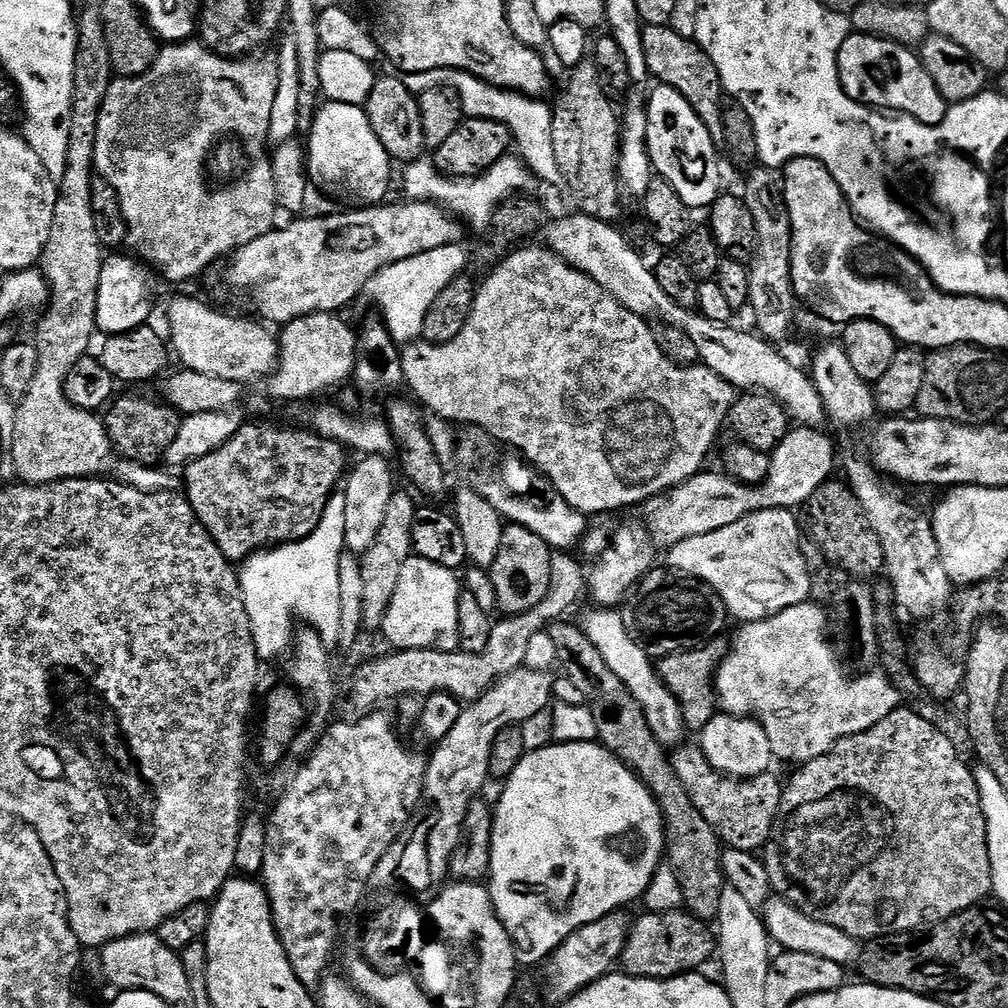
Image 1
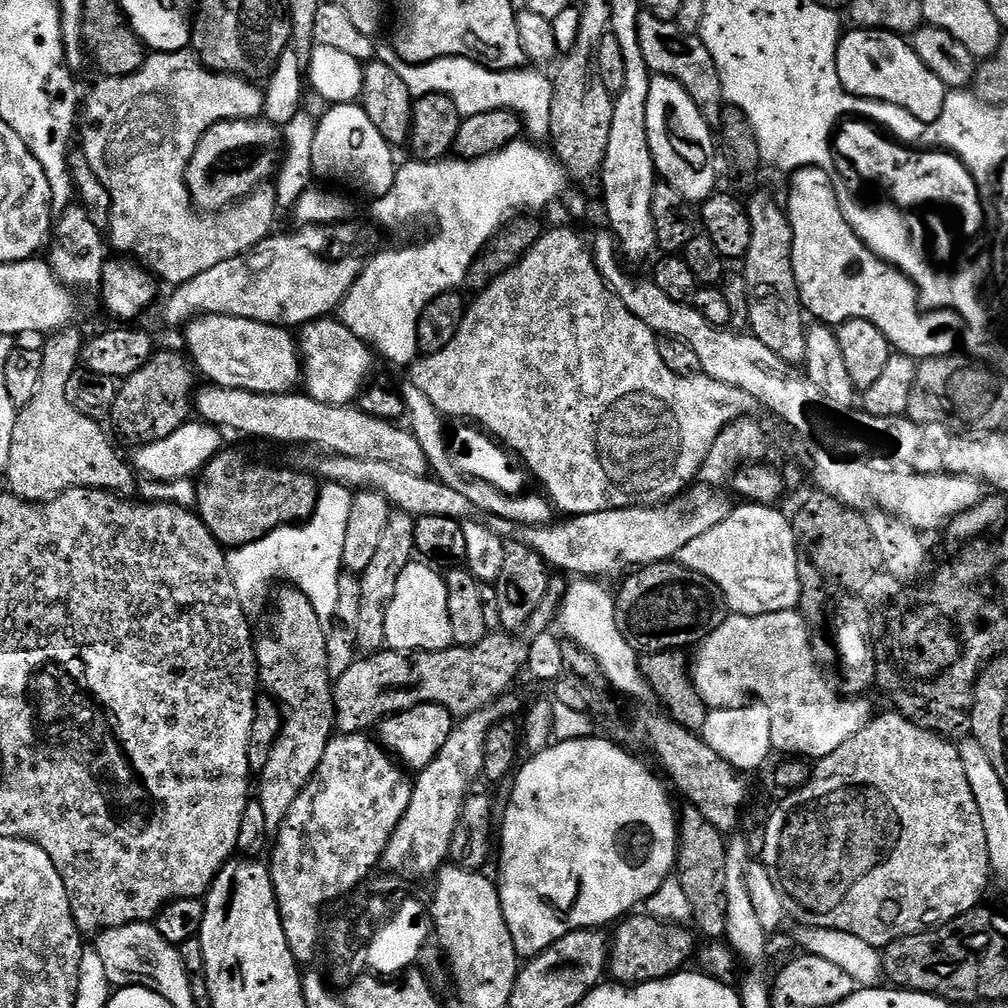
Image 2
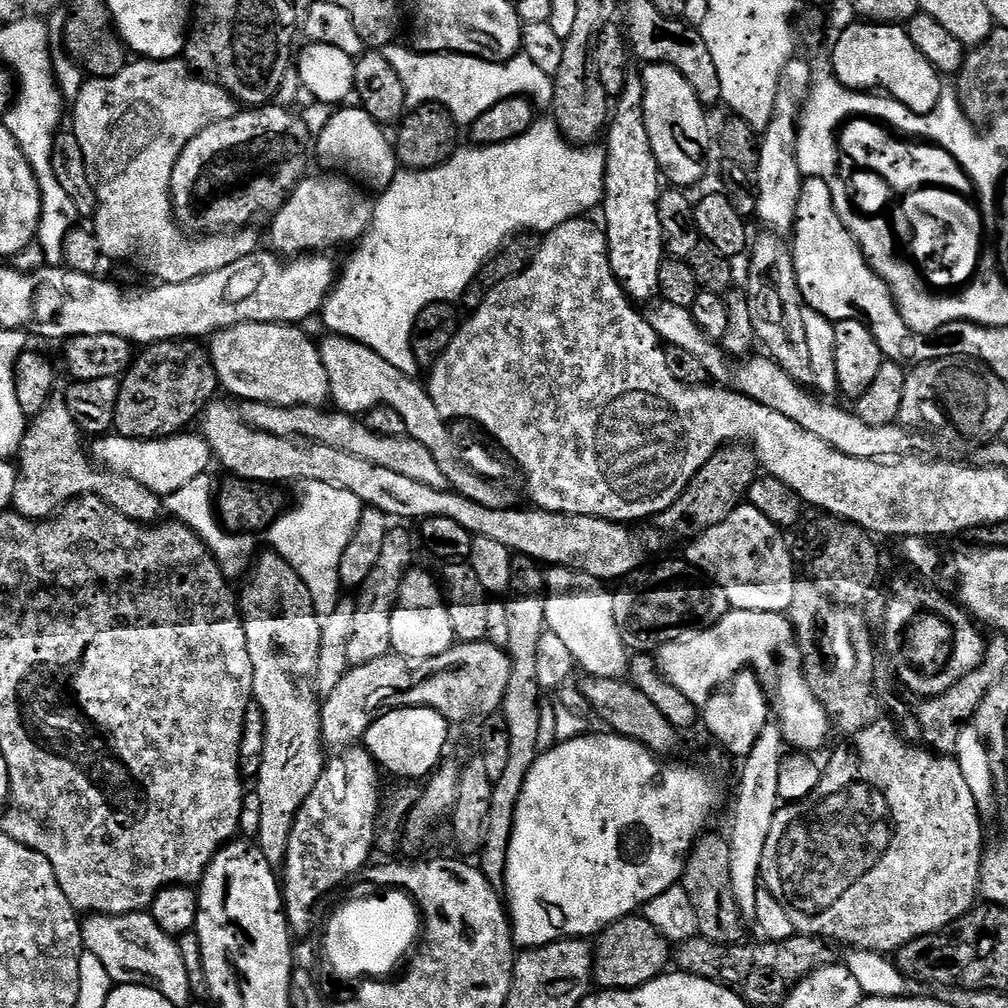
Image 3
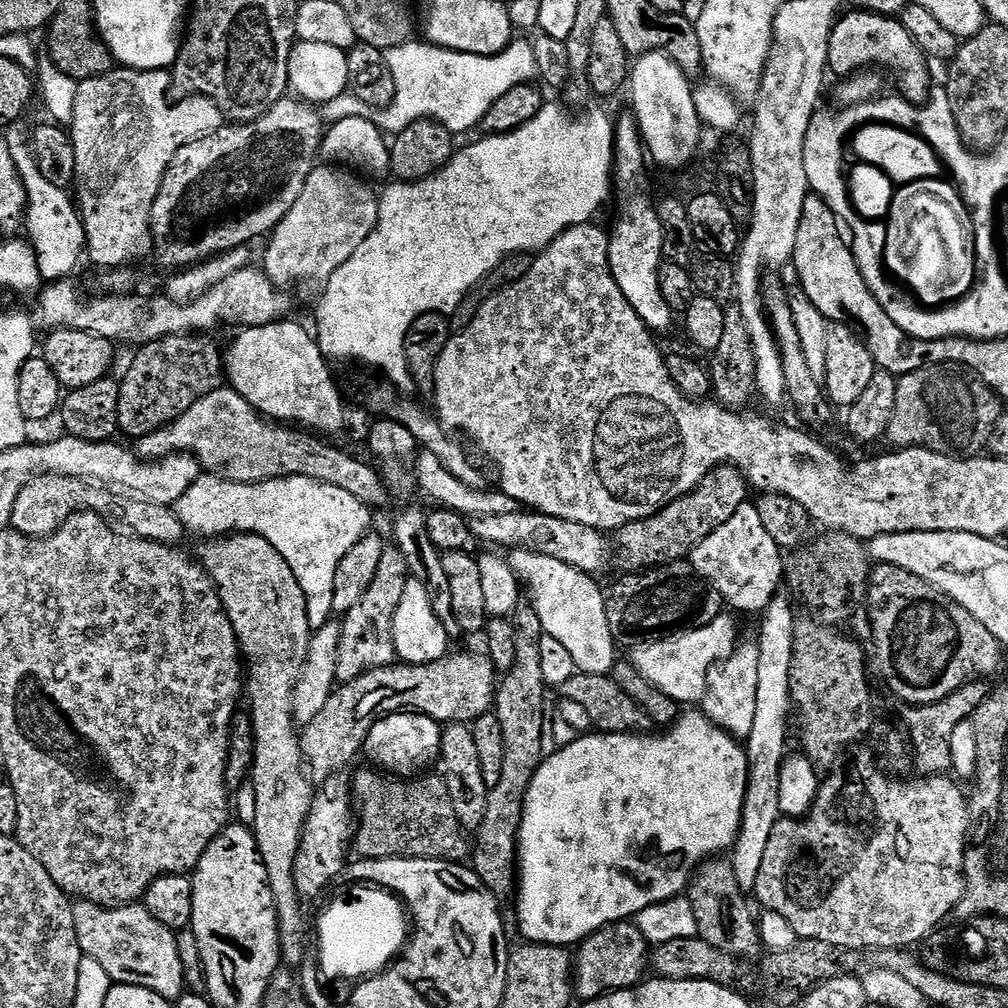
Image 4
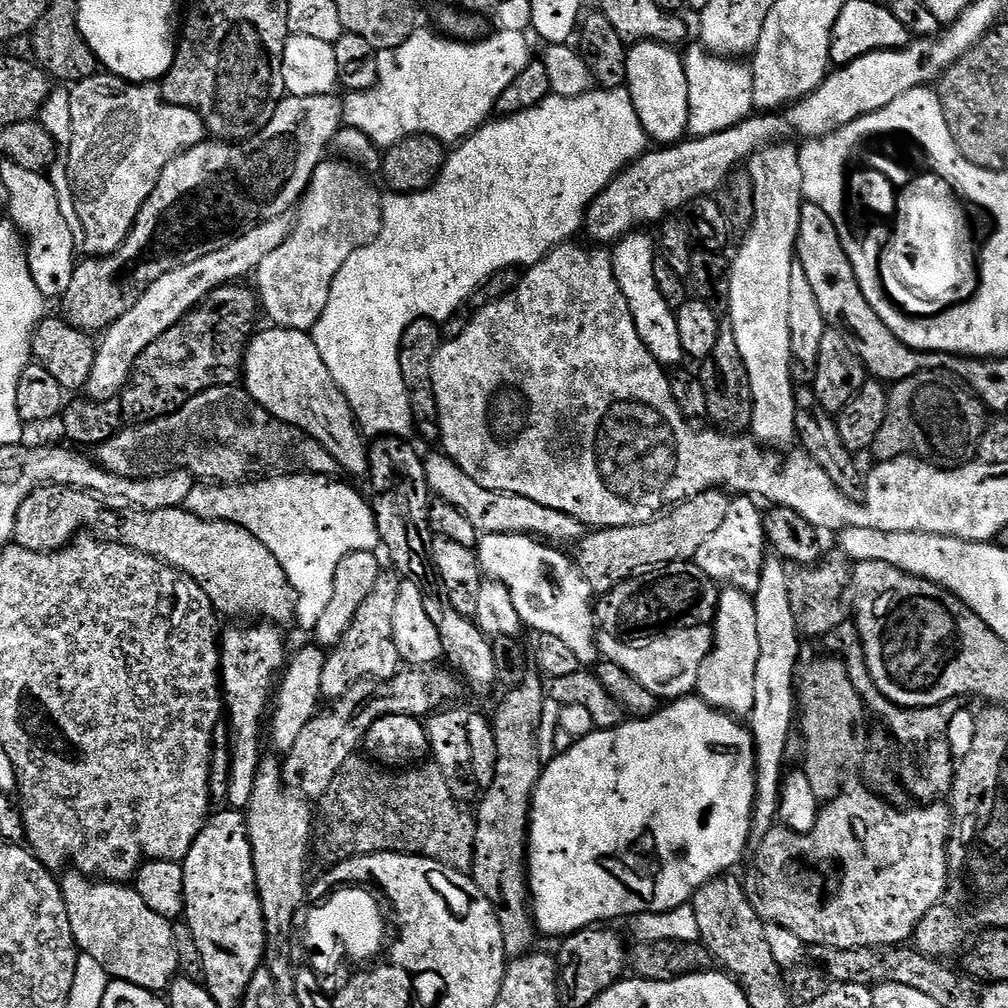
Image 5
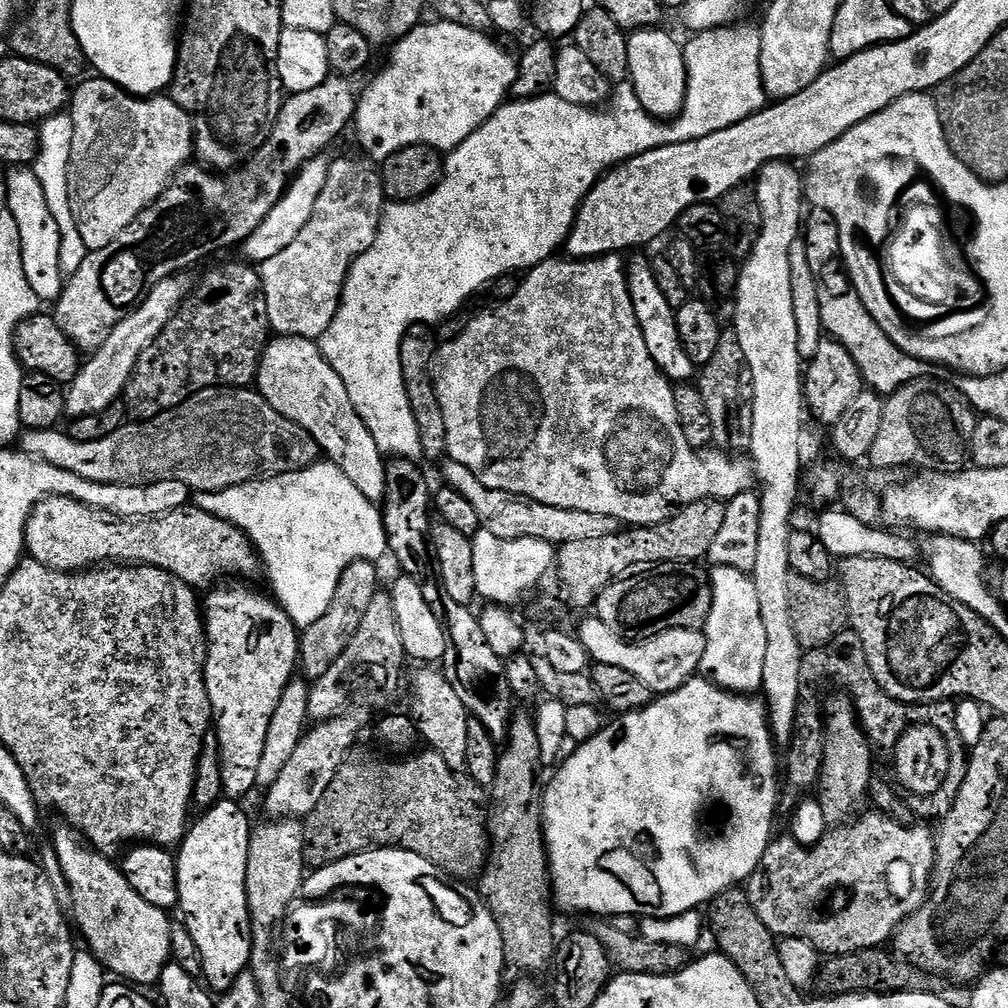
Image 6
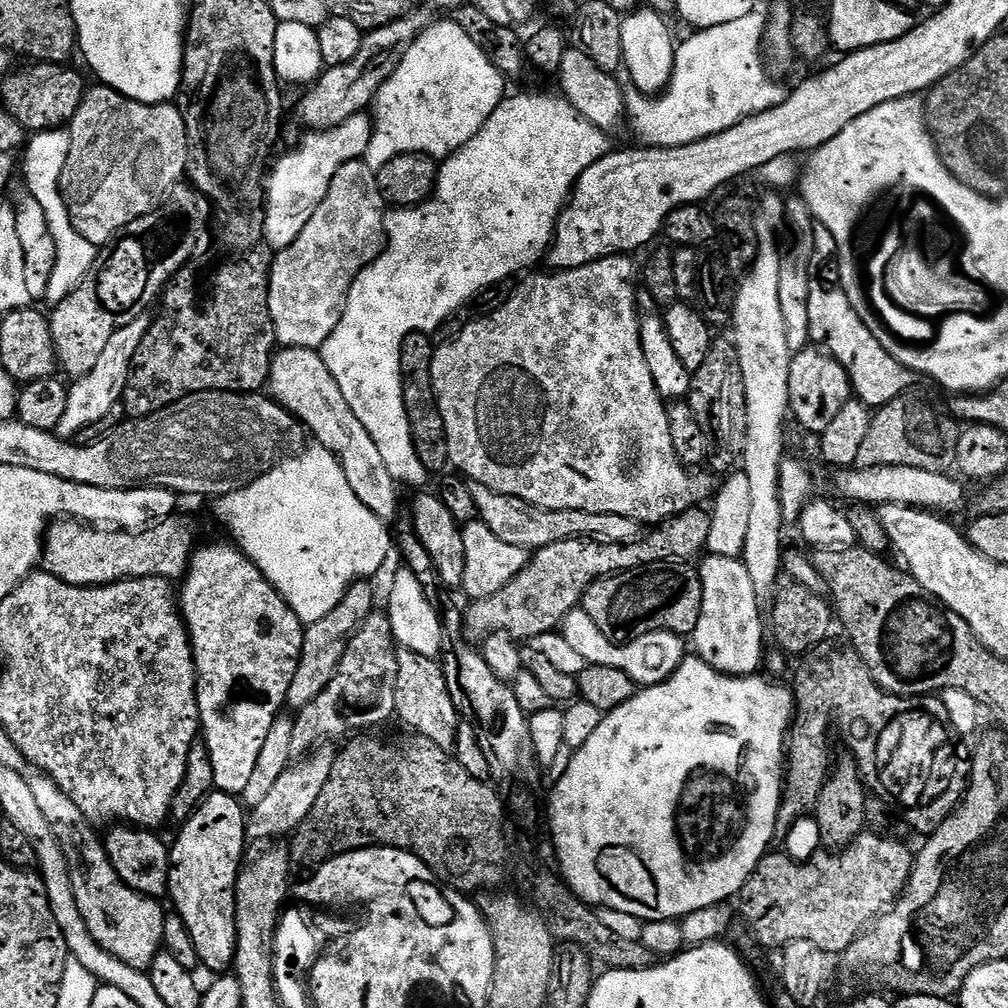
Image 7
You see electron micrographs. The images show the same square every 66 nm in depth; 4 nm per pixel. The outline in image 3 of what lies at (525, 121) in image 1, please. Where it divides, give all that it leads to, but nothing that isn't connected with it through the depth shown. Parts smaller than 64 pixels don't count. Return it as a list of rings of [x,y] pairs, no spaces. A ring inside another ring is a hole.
[[[399,43],[389,44],[383,53],[386,62],[394,66],[398,78],[402,78],[407,103],[412,106],[439,104],[450,113],[457,125],[471,126],[479,116],[486,114],[486,110],[490,110],[490,106],[511,96],[526,96],[540,110],[552,107],[553,77],[542,74],[541,68],[534,66],[526,55],[518,55],[505,64],[495,64],[473,56],[429,54],[400,47]]]

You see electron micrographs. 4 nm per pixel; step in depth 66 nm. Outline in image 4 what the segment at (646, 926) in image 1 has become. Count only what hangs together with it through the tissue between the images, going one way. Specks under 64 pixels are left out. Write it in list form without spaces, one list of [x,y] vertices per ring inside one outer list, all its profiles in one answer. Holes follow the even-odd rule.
[[[617,920],[615,924],[608,924],[604,928],[592,932],[586,939],[580,941],[574,952],[574,992],[581,1001],[596,1000],[608,992],[620,992],[624,988],[634,988],[645,979],[644,971],[650,968],[650,945],[648,939],[638,930],[638,926],[631,920]]]

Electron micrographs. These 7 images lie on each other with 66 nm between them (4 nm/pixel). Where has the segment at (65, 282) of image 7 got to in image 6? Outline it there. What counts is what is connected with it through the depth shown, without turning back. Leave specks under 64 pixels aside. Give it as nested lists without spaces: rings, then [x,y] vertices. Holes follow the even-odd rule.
[[[68,114],[52,116],[39,125],[38,131],[40,153],[36,155],[34,171],[46,194],[50,214],[54,214],[54,222],[58,222],[58,230],[62,234],[60,265],[64,273],[71,274],[78,270],[78,266],[82,266],[82,262],[89,253],[88,248],[82,242],[82,234],[78,234],[78,226],[74,222],[74,214],[70,210],[70,198],[68,197],[68,163],[70,162],[70,146],[74,142],[74,122]]]

